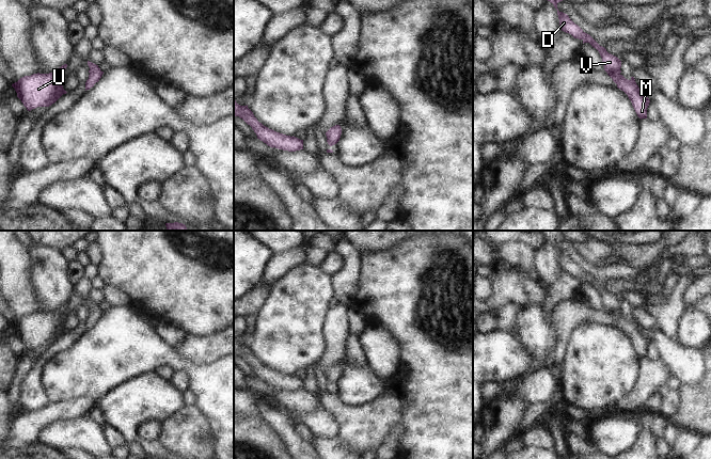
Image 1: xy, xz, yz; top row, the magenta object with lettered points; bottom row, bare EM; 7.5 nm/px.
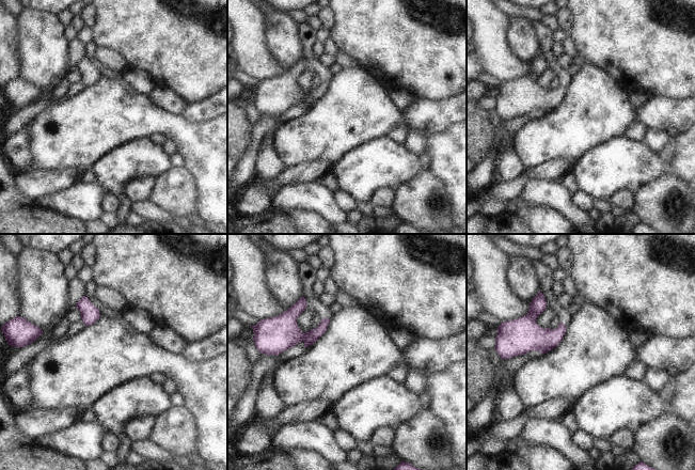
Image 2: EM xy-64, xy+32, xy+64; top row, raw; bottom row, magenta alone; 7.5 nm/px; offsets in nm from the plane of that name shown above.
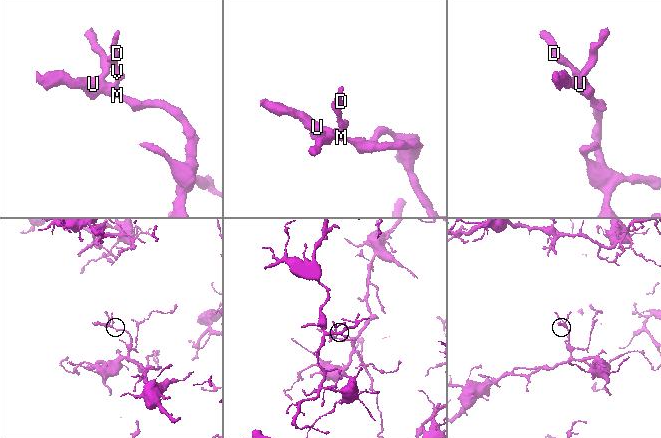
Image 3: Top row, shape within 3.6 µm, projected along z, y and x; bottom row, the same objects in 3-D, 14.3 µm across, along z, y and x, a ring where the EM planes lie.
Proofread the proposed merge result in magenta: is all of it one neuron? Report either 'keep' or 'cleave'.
keep

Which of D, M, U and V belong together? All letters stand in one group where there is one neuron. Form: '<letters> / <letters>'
D M U V

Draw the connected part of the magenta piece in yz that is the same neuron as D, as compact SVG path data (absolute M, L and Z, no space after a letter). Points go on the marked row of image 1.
M563 0L548 1L550 1L557 10L562 31L571 34L574 38L582 39L583 44L589 43L599 51L602 58L604 70L617 84L617 88L628 95L637 116L641 120L647 118L647 108L650 100L639 92L639 88L636 84L634 77L631 77L631 79L628 80L620 74L621 61L617 57L609 53L604 47L600 46L589 34L585 33L578 25L575 25L567 14L558 11L557 3Z

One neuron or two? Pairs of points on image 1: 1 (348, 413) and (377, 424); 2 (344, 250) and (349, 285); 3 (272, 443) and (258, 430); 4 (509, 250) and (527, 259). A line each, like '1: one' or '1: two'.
1: one
2: one
3: one
4: one

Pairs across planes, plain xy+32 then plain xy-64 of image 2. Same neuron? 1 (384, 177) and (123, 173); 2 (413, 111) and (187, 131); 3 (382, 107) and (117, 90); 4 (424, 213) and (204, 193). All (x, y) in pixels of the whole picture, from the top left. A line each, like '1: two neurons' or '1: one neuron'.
1: one neuron
2: two neurons
3: one neuron
4: two neurons

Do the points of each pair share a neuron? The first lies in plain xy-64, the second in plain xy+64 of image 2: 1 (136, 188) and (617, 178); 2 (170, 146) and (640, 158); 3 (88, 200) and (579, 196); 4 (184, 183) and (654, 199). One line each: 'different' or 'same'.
1: different
2: different
3: different
4: same

